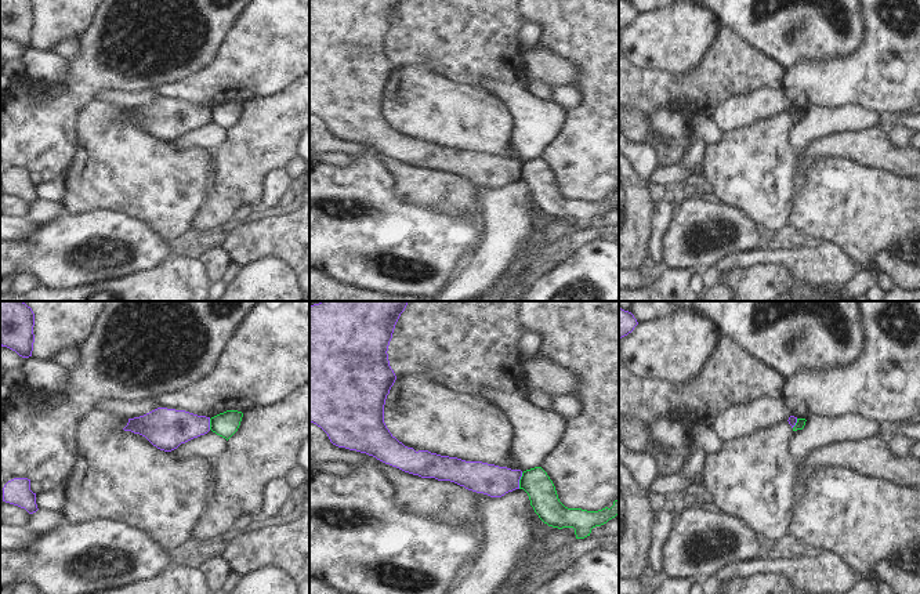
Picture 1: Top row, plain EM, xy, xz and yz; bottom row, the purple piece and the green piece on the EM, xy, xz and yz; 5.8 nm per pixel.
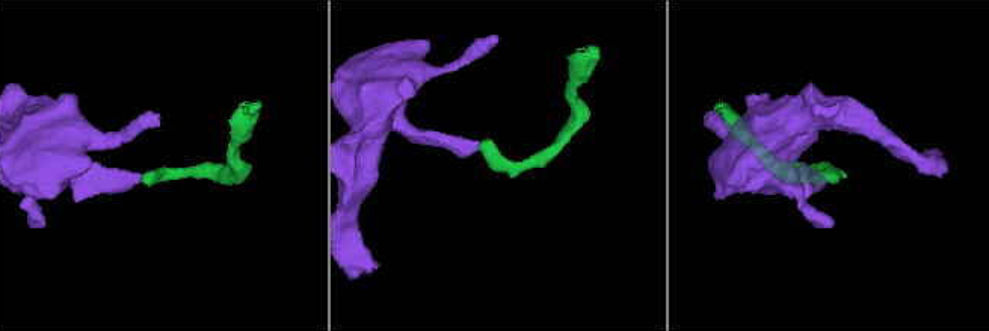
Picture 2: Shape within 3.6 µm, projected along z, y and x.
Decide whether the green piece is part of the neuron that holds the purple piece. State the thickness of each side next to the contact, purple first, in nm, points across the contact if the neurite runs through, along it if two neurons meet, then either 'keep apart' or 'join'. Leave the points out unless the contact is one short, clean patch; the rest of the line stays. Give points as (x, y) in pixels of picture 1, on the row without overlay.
180 nm thick on the purple side, 160 nm on the other; keep apart

